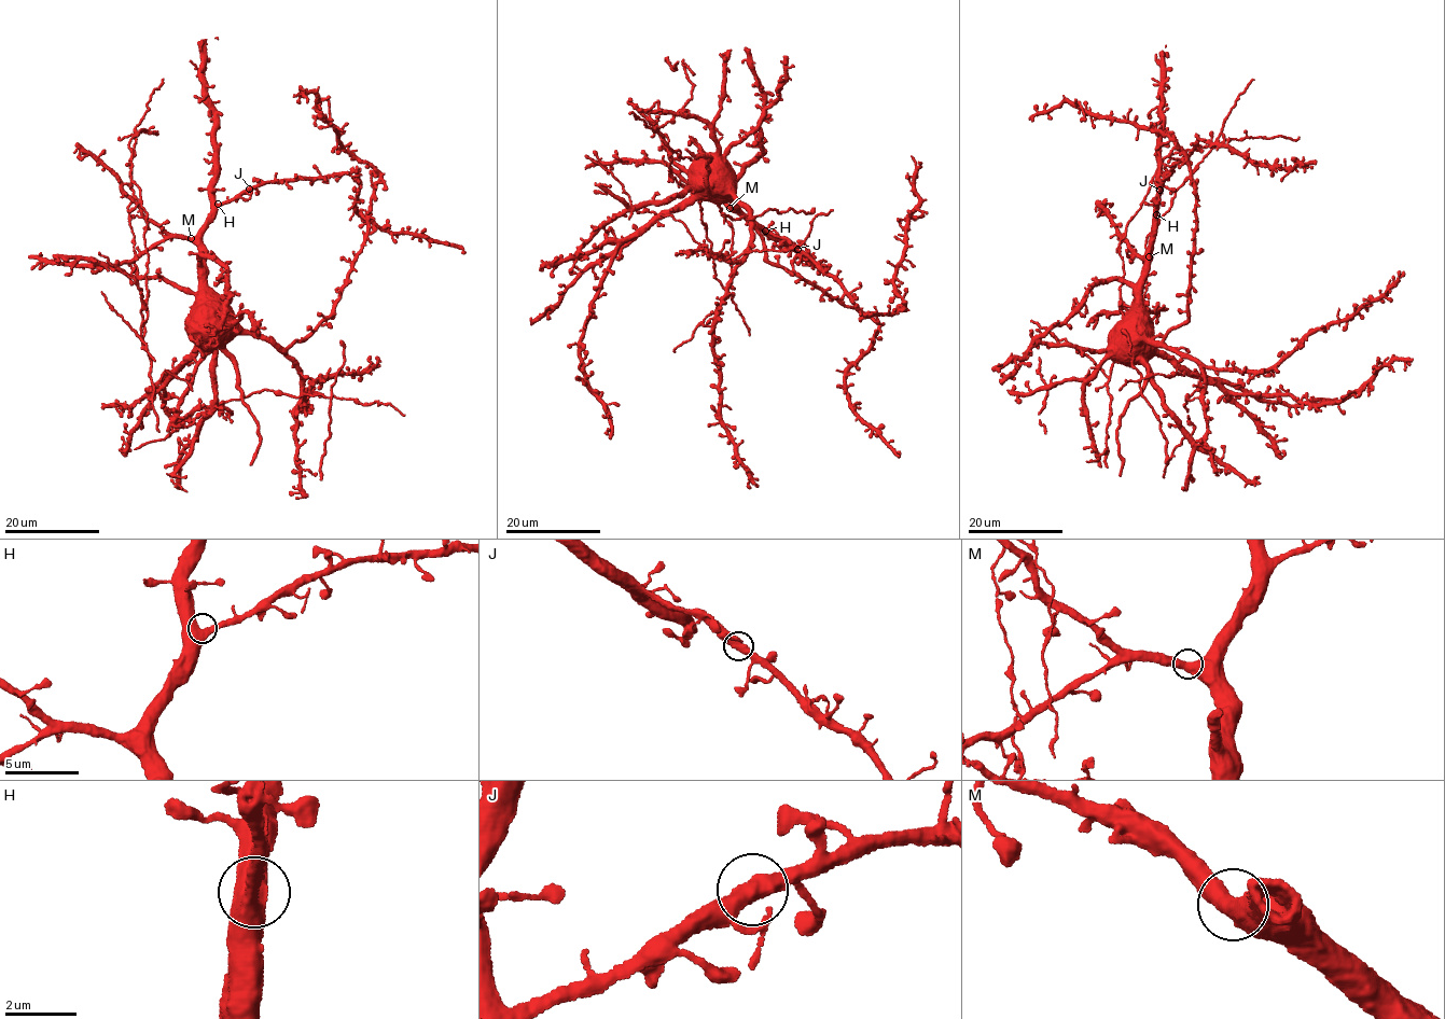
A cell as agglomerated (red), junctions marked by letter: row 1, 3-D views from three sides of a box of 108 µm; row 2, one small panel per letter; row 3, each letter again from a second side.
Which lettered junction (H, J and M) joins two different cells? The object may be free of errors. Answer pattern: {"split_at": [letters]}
{"split_at": []}

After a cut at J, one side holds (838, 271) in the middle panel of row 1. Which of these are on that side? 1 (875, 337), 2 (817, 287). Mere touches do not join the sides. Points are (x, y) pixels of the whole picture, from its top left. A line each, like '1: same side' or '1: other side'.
1: same side
2: other side

